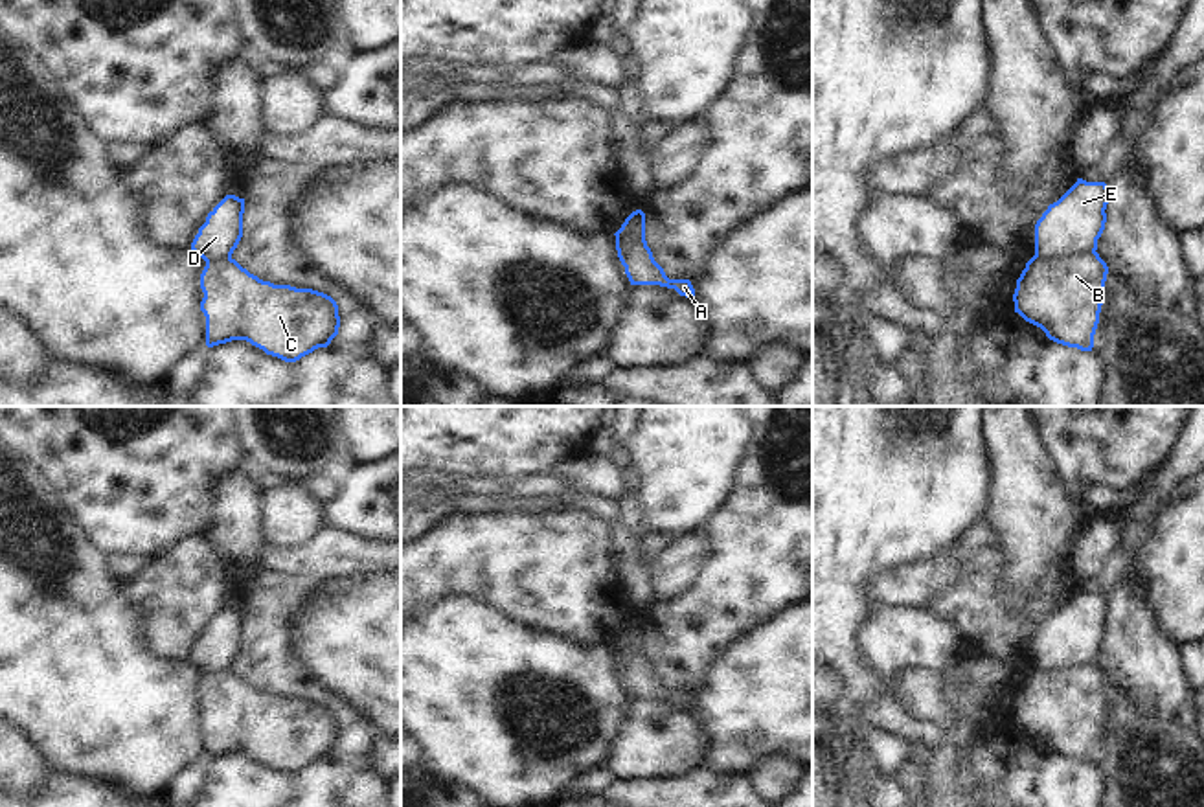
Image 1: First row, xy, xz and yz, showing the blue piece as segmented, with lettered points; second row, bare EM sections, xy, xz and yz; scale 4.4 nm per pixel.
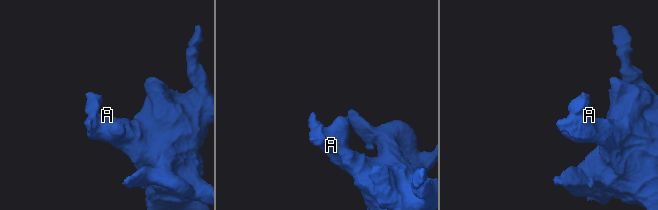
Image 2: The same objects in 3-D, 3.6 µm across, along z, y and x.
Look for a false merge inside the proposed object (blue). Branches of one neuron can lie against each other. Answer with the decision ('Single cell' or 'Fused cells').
Fused cells

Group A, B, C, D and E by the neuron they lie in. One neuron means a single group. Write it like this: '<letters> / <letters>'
A B C / D E

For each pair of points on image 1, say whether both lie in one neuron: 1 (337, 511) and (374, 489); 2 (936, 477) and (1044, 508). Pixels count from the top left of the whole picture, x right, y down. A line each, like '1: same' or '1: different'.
1: same
2: different

